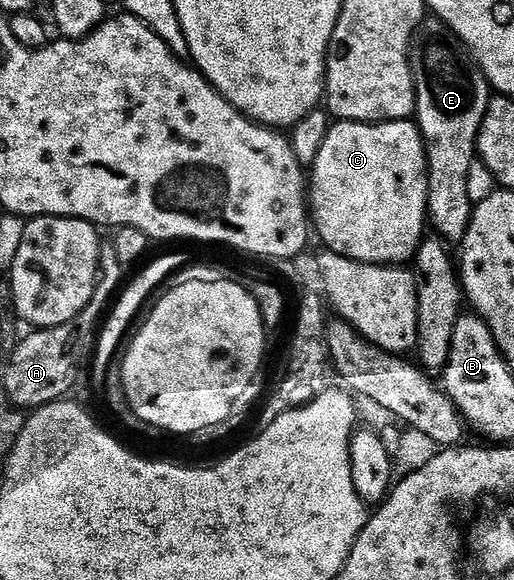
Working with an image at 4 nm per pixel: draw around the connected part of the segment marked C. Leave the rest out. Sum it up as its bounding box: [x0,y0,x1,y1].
[310,136,428,266]

